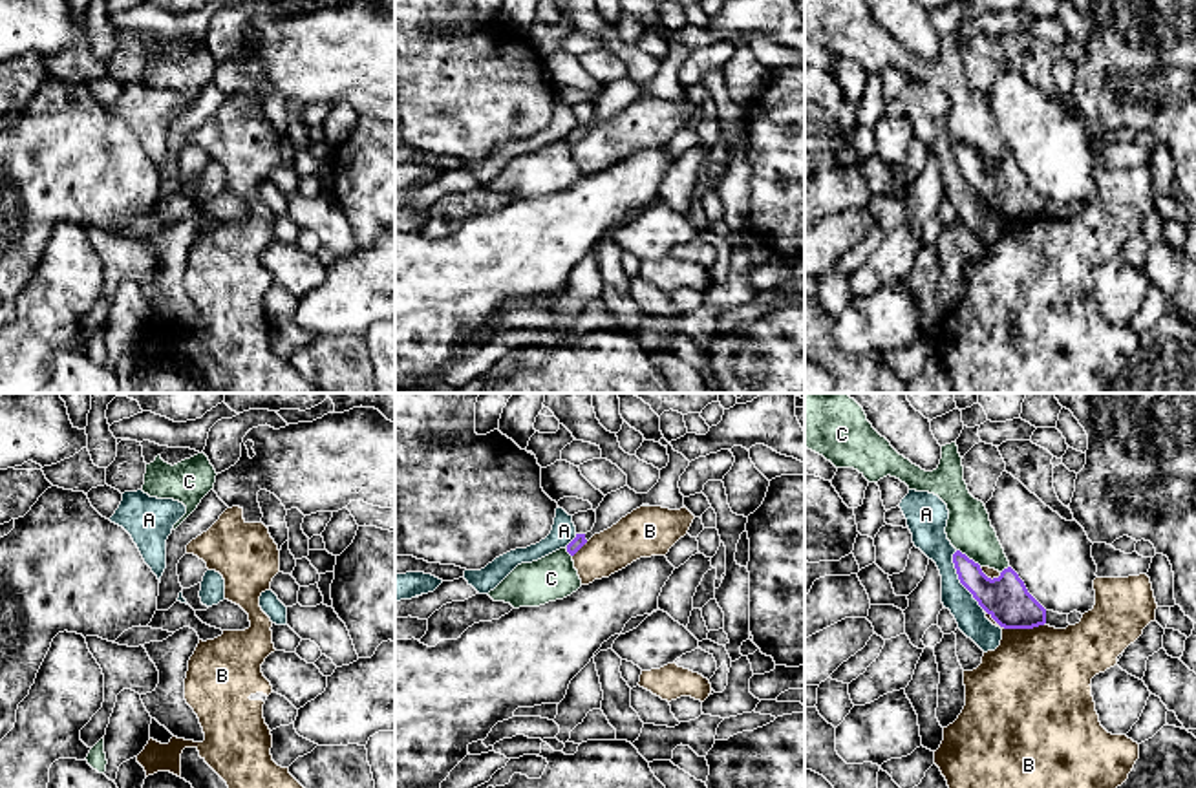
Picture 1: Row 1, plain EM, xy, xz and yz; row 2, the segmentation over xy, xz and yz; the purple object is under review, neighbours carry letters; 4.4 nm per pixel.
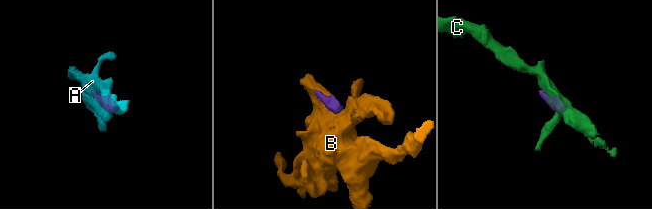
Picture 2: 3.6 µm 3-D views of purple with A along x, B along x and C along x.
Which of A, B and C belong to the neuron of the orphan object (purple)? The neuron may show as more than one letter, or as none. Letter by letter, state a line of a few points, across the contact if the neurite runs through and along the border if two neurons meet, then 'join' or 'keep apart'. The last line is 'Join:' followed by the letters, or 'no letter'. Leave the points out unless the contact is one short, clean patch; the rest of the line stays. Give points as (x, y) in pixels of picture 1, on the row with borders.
A: keep apart
B: keep apart
C: line yz (957, 549), (981, 565); keep apart
Join: no letter

